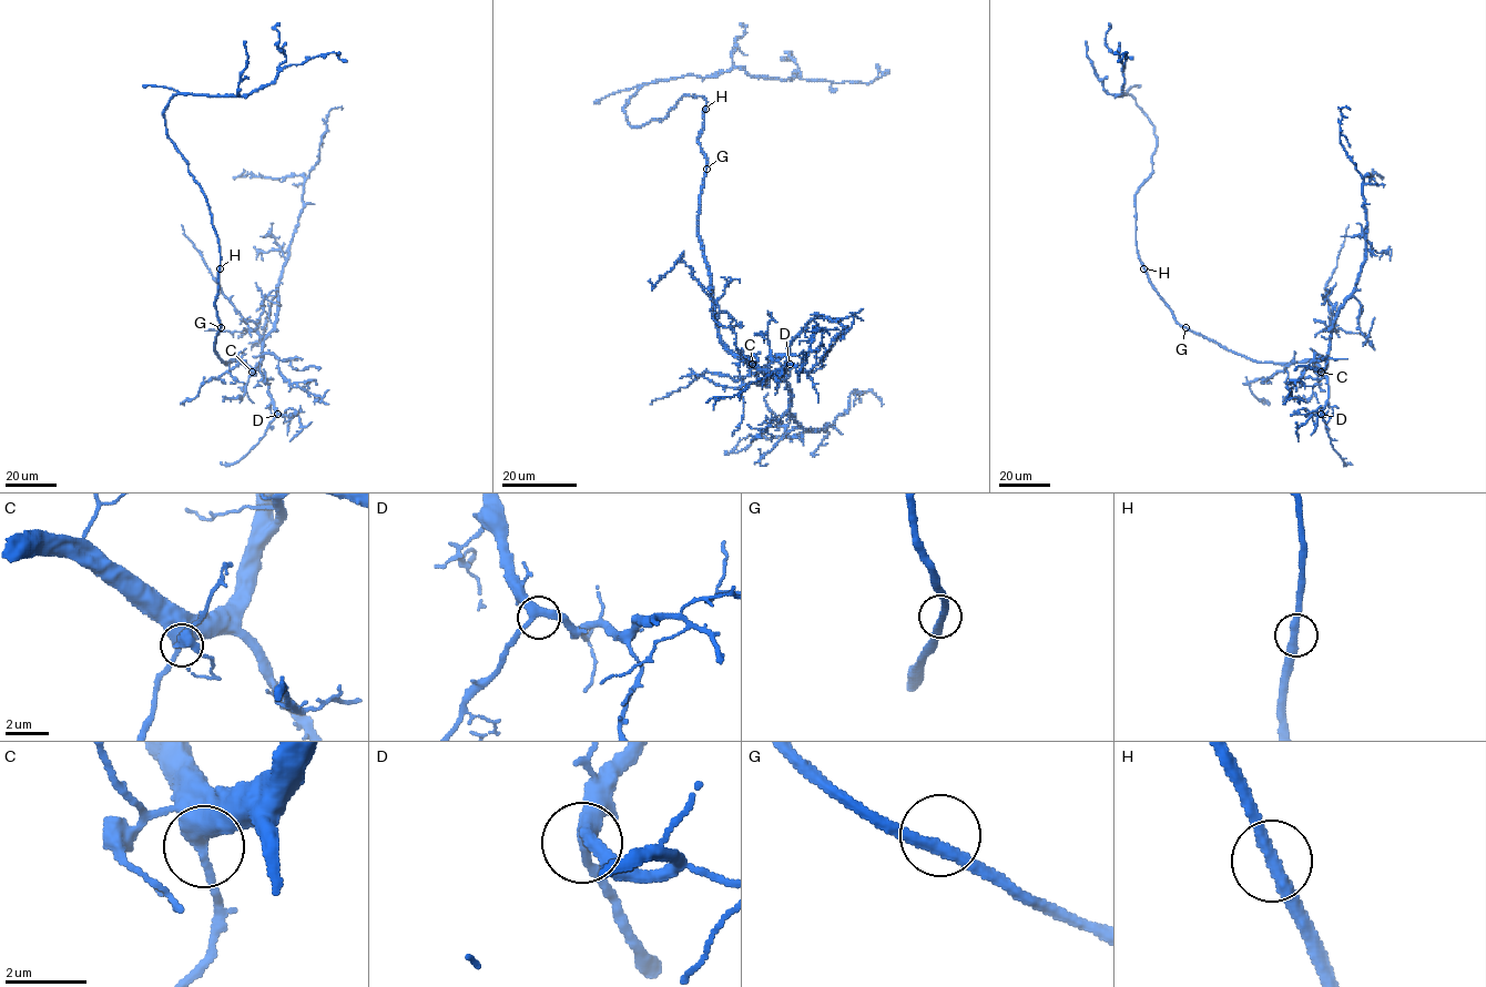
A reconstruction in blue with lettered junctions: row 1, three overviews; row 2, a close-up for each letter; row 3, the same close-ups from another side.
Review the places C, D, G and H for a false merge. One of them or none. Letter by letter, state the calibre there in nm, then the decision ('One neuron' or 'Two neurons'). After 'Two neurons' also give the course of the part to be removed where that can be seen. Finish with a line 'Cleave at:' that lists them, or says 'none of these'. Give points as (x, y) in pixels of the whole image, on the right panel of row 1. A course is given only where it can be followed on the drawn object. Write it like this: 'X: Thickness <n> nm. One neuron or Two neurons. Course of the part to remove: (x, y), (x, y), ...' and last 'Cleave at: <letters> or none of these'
C: Thickness 500 nm. One neuron
D: Thickness 340 nm. One neuron
G: Thickness 320 nm. One neuron
H: Thickness 340 nm. Two neurons. Course of the part to remove: (1144, 268), (1135, 195), (1152, 172), (1157, 136), (1136, 100), (1116, 95), (1127, 52), (1118, 61)
Cleave at: H

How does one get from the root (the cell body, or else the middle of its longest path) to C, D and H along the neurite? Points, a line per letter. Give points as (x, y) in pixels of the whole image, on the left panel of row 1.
C: (221, 328), (215, 337), (216, 355), (224, 363), (242, 363), (252, 372)
D: (221, 328), (215, 337), (216, 355), (224, 363), (238, 360), (256, 368), (268, 385), (268, 394), (277, 414)
H: (221, 328), (215, 305), (220, 268)

